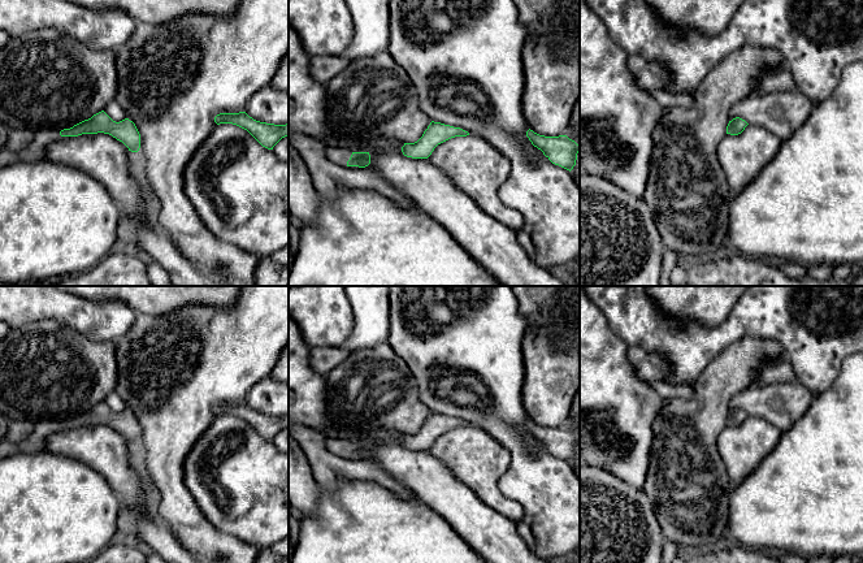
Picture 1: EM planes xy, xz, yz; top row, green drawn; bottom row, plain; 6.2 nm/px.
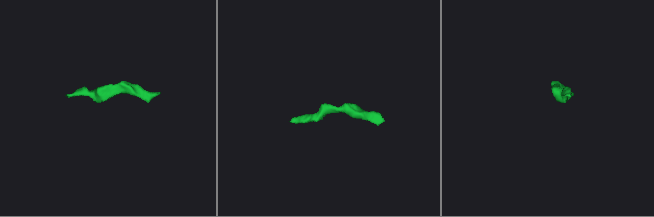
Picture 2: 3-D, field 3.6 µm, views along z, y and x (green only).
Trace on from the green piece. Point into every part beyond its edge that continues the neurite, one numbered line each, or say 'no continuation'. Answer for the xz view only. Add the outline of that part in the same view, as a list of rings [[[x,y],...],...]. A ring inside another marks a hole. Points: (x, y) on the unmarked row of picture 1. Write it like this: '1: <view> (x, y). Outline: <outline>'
1: xz (337, 446). Outline: [[[325,438],[325,447],[329,452],[339,458],[357,460],[359,458],[347,456],[347,452],[350,451],[352,443],[354,442],[350,442],[348,439]]]

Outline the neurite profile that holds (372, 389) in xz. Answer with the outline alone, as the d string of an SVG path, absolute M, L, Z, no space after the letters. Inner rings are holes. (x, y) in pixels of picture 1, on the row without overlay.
M387 342L350 352L339 365L325 374L325 381L329 412L344 428L361 432L391 429L415 434L432 413L420 399L417 381L408 365Z

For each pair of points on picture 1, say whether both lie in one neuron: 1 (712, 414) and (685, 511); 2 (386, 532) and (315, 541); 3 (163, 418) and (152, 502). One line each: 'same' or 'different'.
1: same
2: same
3: different

